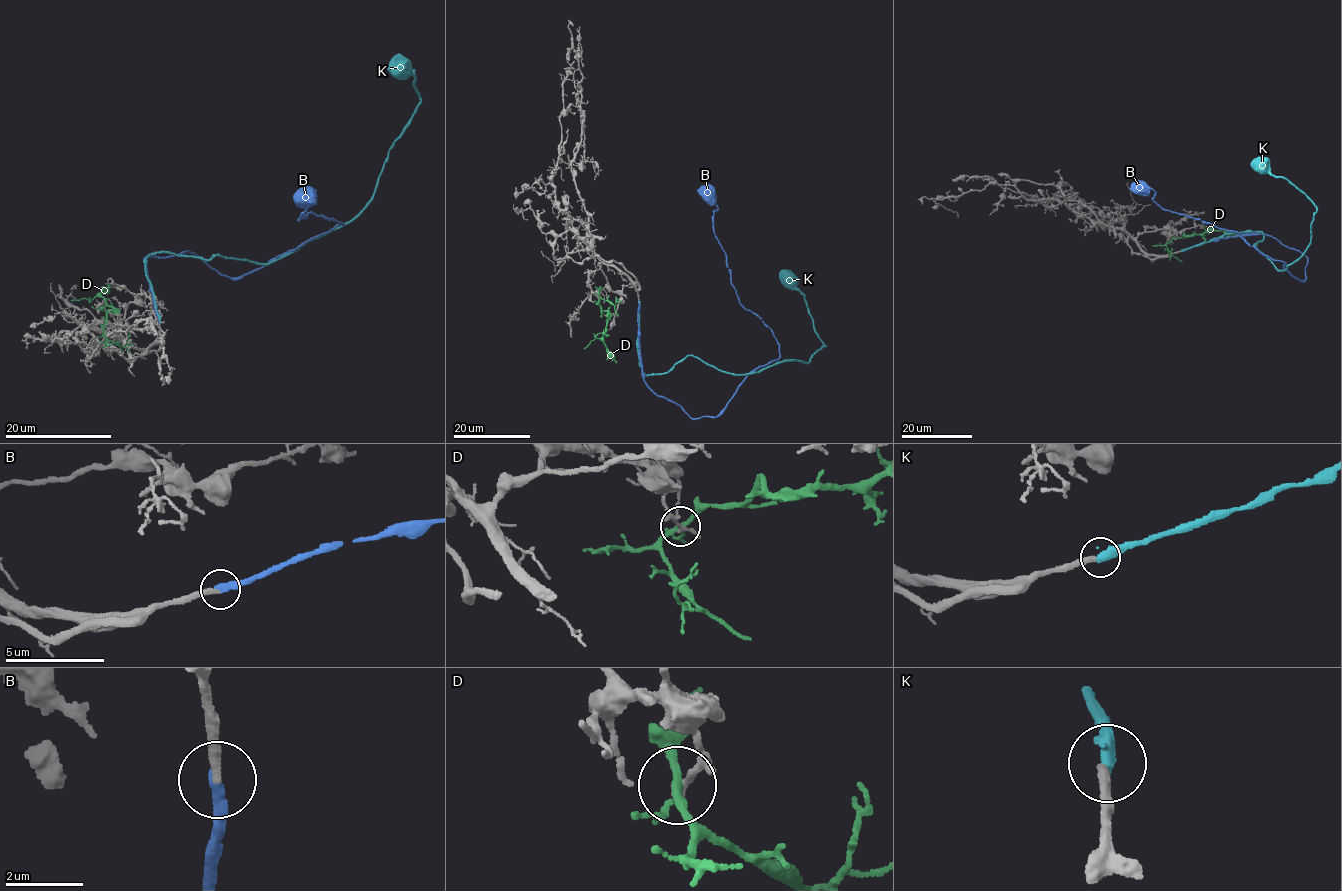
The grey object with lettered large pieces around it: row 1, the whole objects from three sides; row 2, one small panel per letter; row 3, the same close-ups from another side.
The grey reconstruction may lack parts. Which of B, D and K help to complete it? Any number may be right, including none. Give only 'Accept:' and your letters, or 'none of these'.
Accept: B

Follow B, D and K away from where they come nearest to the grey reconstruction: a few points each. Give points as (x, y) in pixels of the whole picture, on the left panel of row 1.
B: (159, 321), (143, 258), (187, 250), (239, 278), (343, 225), (311, 212), (299, 220), (316, 191), (300, 199)
D: (103, 332), (108, 311), (113, 311), (99, 293), (102, 288), (111, 287)
K: (159, 321), (143, 262), (151, 253), (271, 263), (358, 216), (420, 102), (414, 71), (398, 74), (391, 66)

